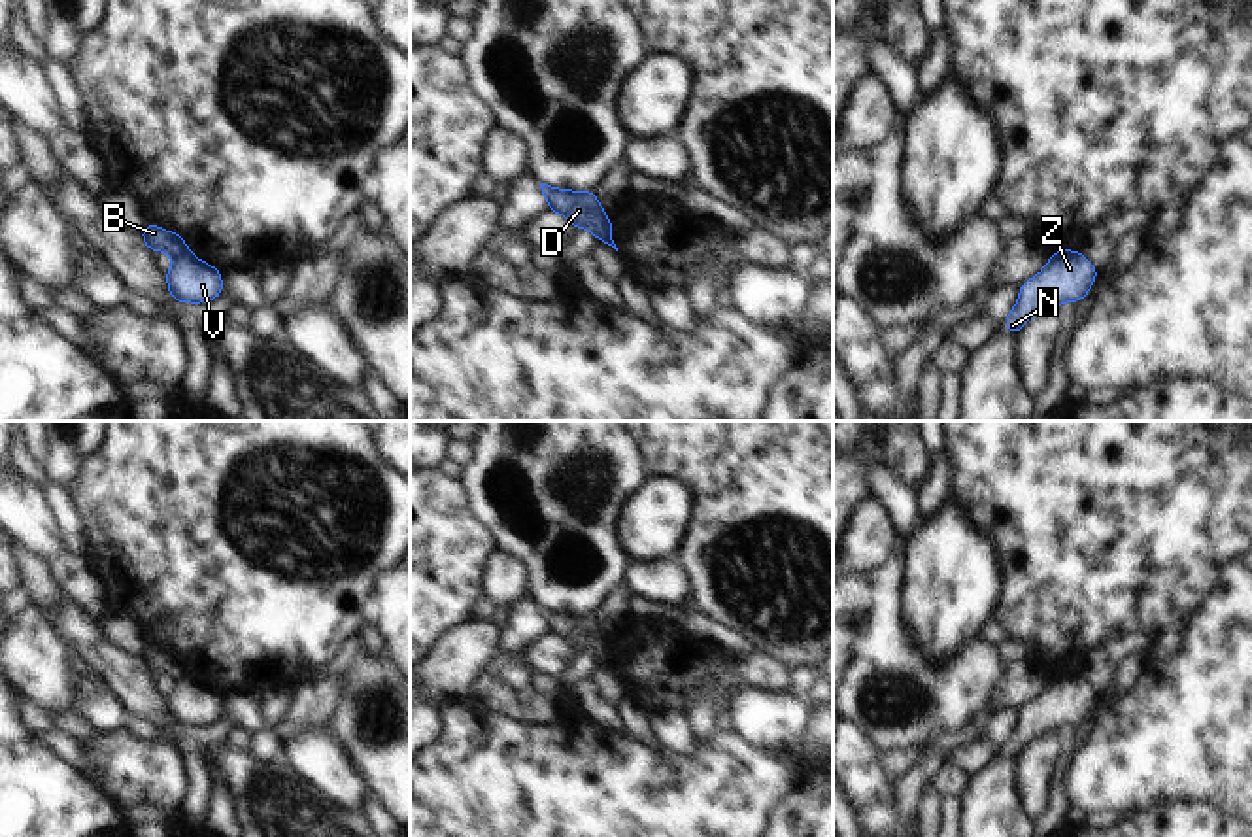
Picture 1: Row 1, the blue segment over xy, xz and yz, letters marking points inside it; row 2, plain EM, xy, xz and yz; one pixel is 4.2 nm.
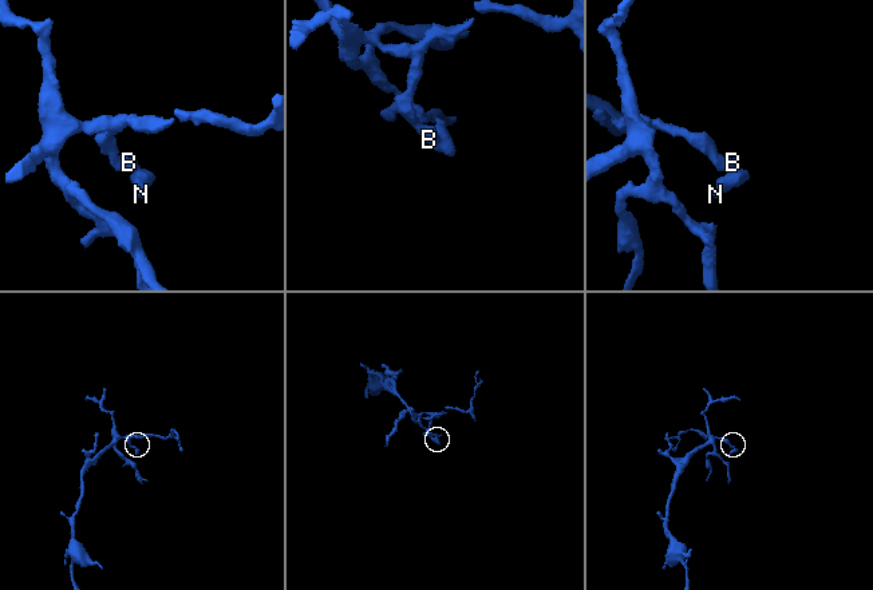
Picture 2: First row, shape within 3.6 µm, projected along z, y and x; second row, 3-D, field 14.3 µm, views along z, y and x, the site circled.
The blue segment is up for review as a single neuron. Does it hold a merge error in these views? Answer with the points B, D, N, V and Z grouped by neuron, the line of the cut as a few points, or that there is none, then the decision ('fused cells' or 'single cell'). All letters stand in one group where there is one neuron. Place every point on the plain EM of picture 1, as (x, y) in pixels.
groups B D / N V Z; cut xy (187, 673), (174, 683); fused cells

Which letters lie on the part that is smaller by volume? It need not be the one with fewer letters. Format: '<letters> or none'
N, V, Z

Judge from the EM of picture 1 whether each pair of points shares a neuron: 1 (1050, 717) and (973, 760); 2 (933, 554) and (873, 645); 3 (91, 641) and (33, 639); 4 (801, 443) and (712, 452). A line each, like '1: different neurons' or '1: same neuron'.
1: different neurons
2: different neurons
3: different neurons
4: same neuron

